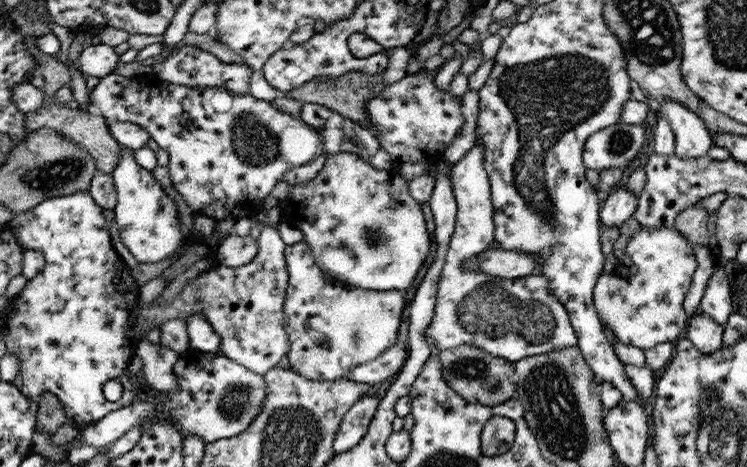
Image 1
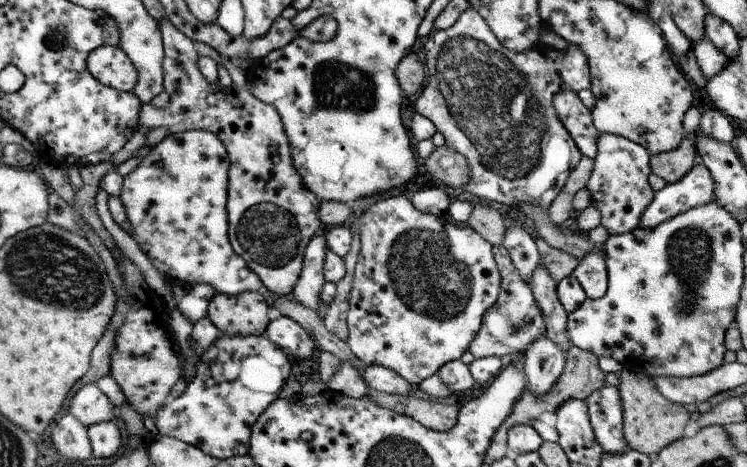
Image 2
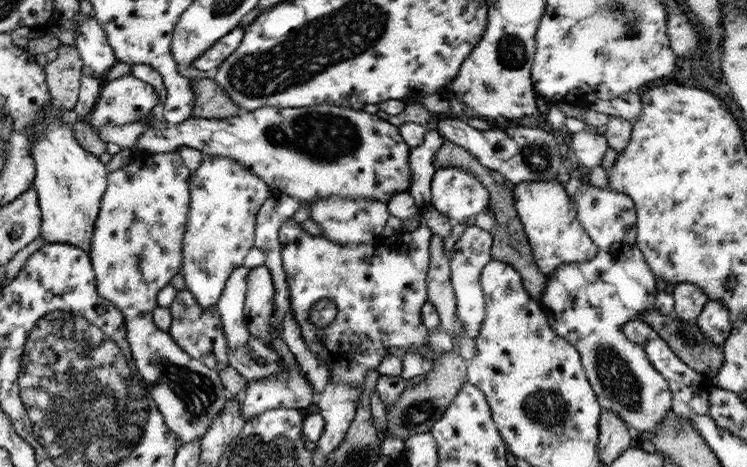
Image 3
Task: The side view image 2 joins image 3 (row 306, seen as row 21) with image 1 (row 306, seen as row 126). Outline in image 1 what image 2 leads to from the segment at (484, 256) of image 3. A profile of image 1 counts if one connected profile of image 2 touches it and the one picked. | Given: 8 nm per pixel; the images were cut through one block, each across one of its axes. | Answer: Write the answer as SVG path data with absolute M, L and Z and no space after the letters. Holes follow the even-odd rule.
M475 143L466 156L450 171L450 180L457 202L455 231L444 258L444 267L436 292L436 307L432 321L424 331L428 346L444 349L456 346L476 346L492 356L515 364L527 356L546 354L576 346L578 338L570 324L566 308L550 292L550 284L540 275L504 279L474 270L464 270L462 264L485 250L497 248L491 188L484 170L485 146Z

